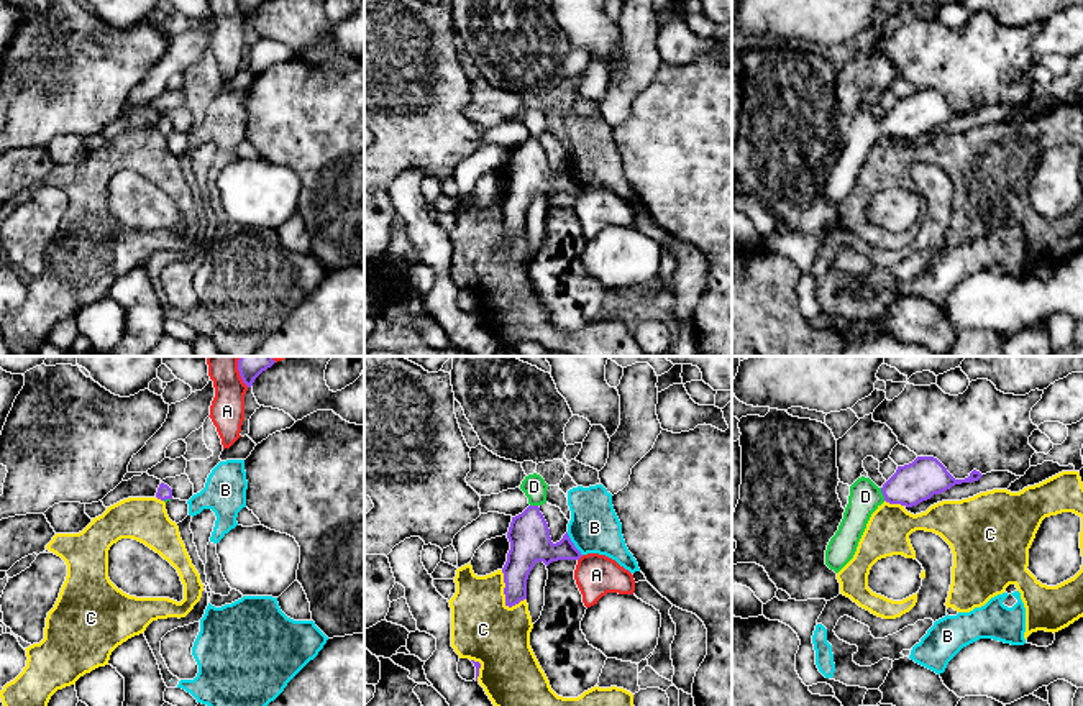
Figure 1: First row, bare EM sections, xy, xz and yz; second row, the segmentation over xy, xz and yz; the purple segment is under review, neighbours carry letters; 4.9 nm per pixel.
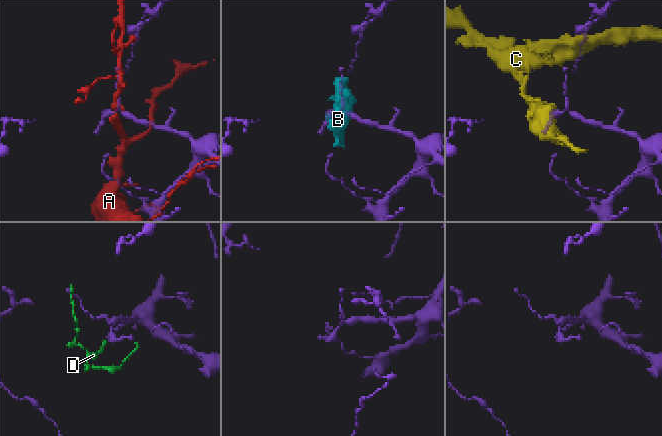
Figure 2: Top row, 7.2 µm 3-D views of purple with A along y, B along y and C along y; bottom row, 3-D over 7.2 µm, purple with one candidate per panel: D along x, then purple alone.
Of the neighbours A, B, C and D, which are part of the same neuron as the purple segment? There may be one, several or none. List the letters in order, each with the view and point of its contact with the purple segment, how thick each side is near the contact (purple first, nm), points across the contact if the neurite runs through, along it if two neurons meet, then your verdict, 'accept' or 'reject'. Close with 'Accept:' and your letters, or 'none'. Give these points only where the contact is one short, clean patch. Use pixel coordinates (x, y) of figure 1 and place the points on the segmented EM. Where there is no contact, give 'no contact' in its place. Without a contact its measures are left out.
A: xy (238, 370) | 160/170 nm | reject
B: xz (573, 544) | 200/260 nm | along xz (566, 532), (581, 555) | reject
C: xz (504, 590) | 180/320 nm | reject
D: yz (883, 495) | 200/160 nm | across yz (918, 481), (883, 495), (865, 496) | accept
Accept: D

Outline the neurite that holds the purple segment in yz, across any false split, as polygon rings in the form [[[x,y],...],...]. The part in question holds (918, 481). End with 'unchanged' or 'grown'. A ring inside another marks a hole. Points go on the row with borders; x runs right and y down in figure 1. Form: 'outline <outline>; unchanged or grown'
outline [[[917,456],[912,463],[898,466],[881,488],[870,478],[858,478],[850,486],[848,504],[839,530],[827,545],[825,565],[839,573],[853,558],[871,514],[884,501],[912,507],[955,484],[973,483],[981,476],[973,470],[968,478],[955,479],[937,458]]]; grown

